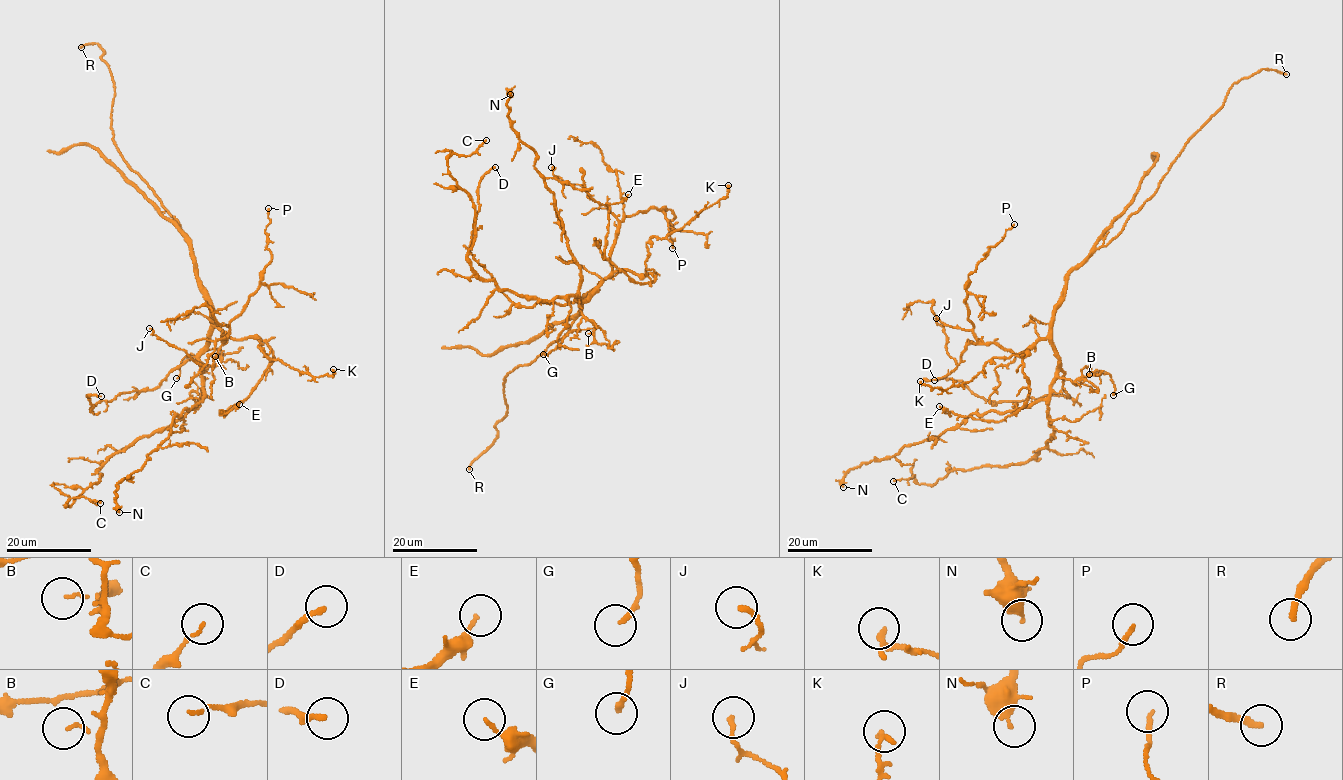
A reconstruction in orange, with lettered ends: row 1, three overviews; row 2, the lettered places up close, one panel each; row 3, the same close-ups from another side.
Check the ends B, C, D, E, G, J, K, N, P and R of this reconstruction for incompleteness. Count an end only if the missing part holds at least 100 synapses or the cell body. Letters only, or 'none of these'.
R

